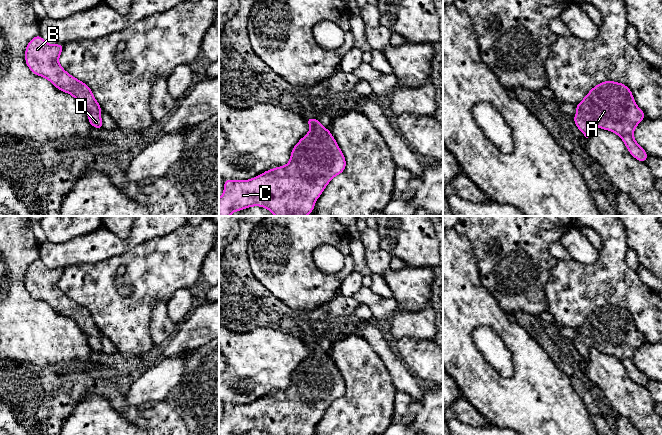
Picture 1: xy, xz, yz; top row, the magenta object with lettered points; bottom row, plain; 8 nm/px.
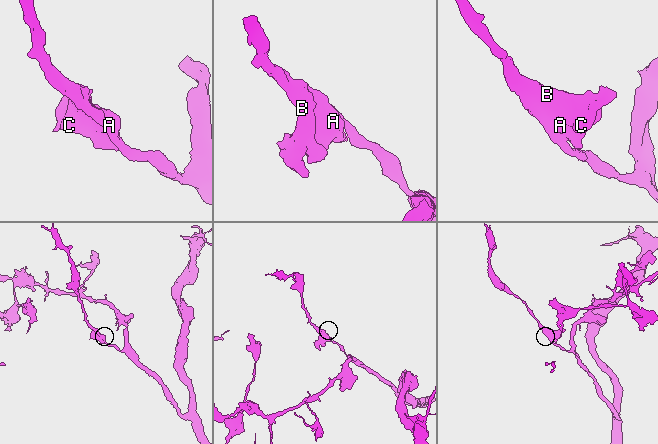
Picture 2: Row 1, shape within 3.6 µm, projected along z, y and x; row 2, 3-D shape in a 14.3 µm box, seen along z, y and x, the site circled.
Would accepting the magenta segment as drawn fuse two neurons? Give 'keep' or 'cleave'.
keep

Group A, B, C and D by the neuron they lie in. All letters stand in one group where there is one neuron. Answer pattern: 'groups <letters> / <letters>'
groups A B C D

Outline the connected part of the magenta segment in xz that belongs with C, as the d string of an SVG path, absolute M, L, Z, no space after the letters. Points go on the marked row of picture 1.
M306 118L310 131L291 151L287 165L250 180L224 180L219 216L261 206L275 216L307 216L332 178L346 168L345 157L331 132L316 118Z

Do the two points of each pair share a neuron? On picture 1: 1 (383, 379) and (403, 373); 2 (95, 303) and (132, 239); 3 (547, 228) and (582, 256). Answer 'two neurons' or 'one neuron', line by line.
1: two neurons
2: two neurons
3: two neurons

